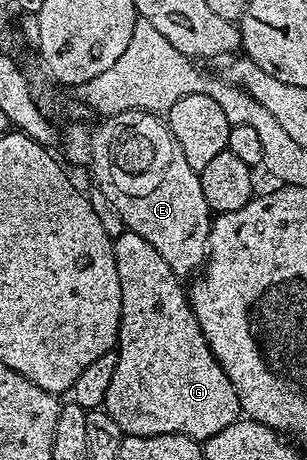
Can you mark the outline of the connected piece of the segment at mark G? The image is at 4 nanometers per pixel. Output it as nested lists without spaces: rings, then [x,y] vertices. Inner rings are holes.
[[[122,230],[119,236],[113,237],[113,242],[116,274],[120,274],[122,313],[116,345],[116,374],[112,374],[112,383],[108,386],[105,412],[127,436],[180,434],[204,442],[212,438],[212,434],[220,434],[224,426],[232,426],[232,422],[240,419],[242,407],[232,382],[228,382],[228,374],[224,374],[200,330],[200,322],[196,322],[183,281],[174,273],[172,266],[156,254],[156,249],[140,238],[140,234]]]

